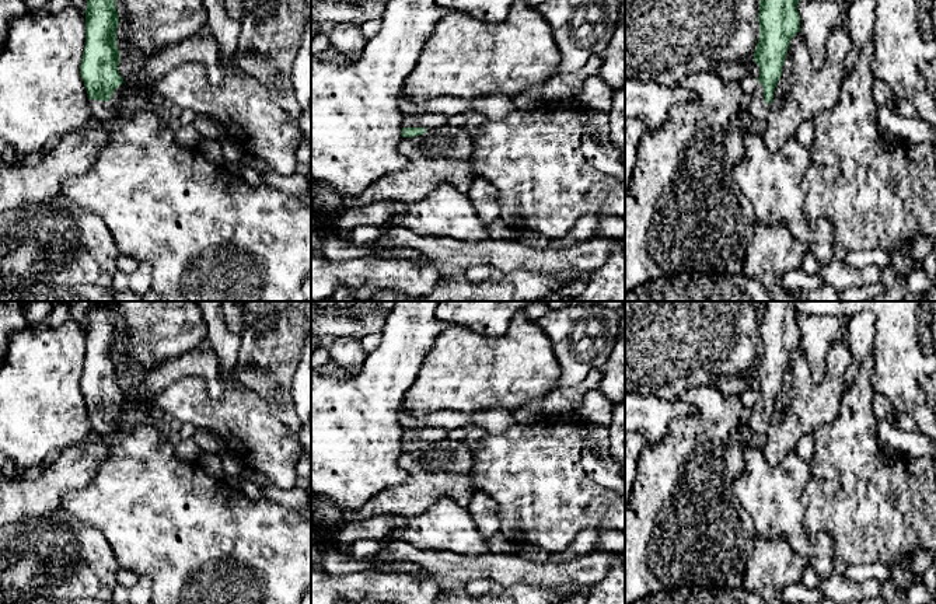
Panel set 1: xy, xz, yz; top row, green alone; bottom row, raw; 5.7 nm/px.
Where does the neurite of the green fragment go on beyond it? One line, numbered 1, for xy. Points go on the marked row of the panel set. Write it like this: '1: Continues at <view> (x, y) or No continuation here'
1: Continues at xy (104, 110)

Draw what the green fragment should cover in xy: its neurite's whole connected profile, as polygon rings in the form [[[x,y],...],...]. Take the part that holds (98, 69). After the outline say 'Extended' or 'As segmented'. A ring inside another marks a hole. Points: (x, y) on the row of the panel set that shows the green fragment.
[[[87,0],[85,46],[80,64],[91,111],[95,118],[111,119],[121,101],[123,78],[118,71],[116,28],[119,15],[115,0]]]. Extended

